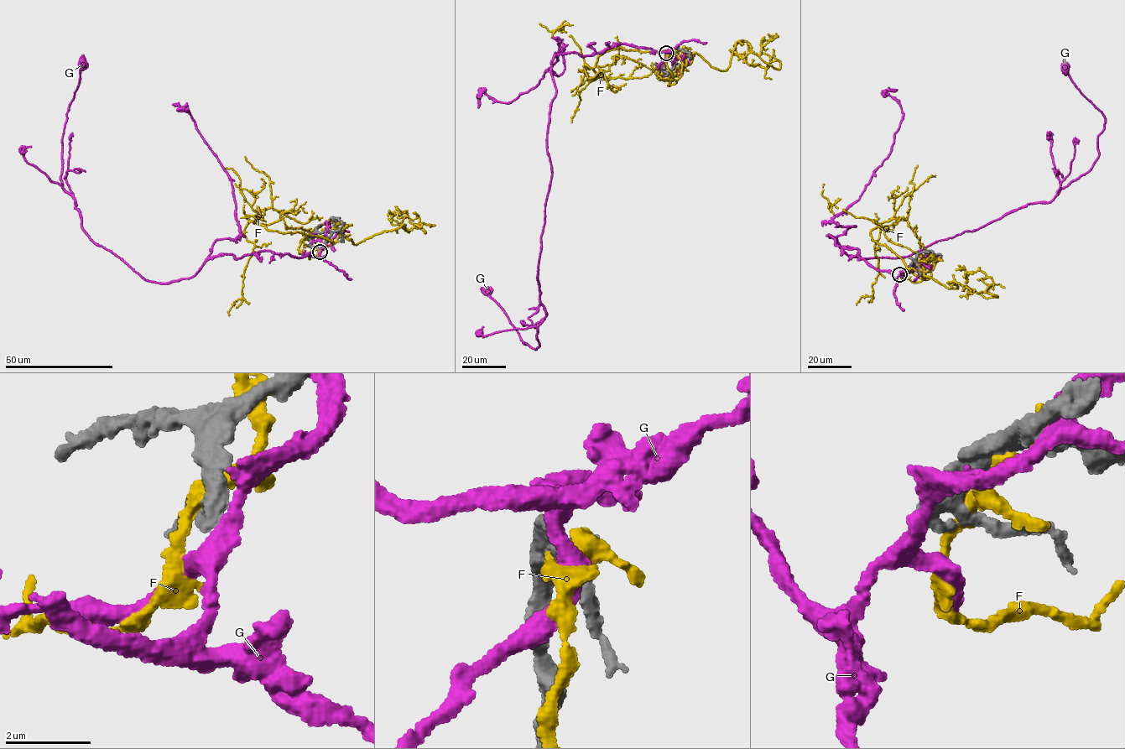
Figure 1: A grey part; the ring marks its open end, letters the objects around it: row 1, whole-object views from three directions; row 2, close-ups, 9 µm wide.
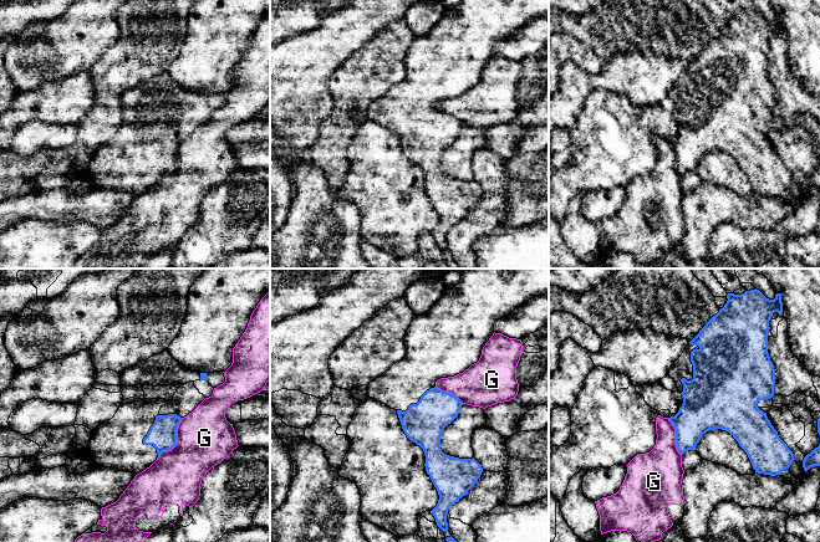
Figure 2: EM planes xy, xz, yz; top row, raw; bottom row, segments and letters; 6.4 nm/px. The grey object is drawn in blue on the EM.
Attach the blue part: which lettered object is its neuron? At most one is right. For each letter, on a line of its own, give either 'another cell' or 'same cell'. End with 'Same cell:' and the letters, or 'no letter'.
F: another cell
G: another cell
Same cell: no letter

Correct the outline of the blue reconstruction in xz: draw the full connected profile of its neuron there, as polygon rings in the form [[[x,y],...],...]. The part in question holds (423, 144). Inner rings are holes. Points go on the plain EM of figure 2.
[[[460,0],[458,6],[447,7],[427,35],[413,39],[404,60],[406,77],[367,106],[367,118],[394,131],[407,159],[423,170],[426,193],[439,216],[431,235],[443,254],[448,252],[449,229],[468,215],[483,189],[474,179],[459,180],[442,173],[442,154],[458,138],[463,124],[438,111],[436,103],[463,94],[477,85],[494,55],[494,45],[526,22],[545,15],[549,15],[549,0]]]

